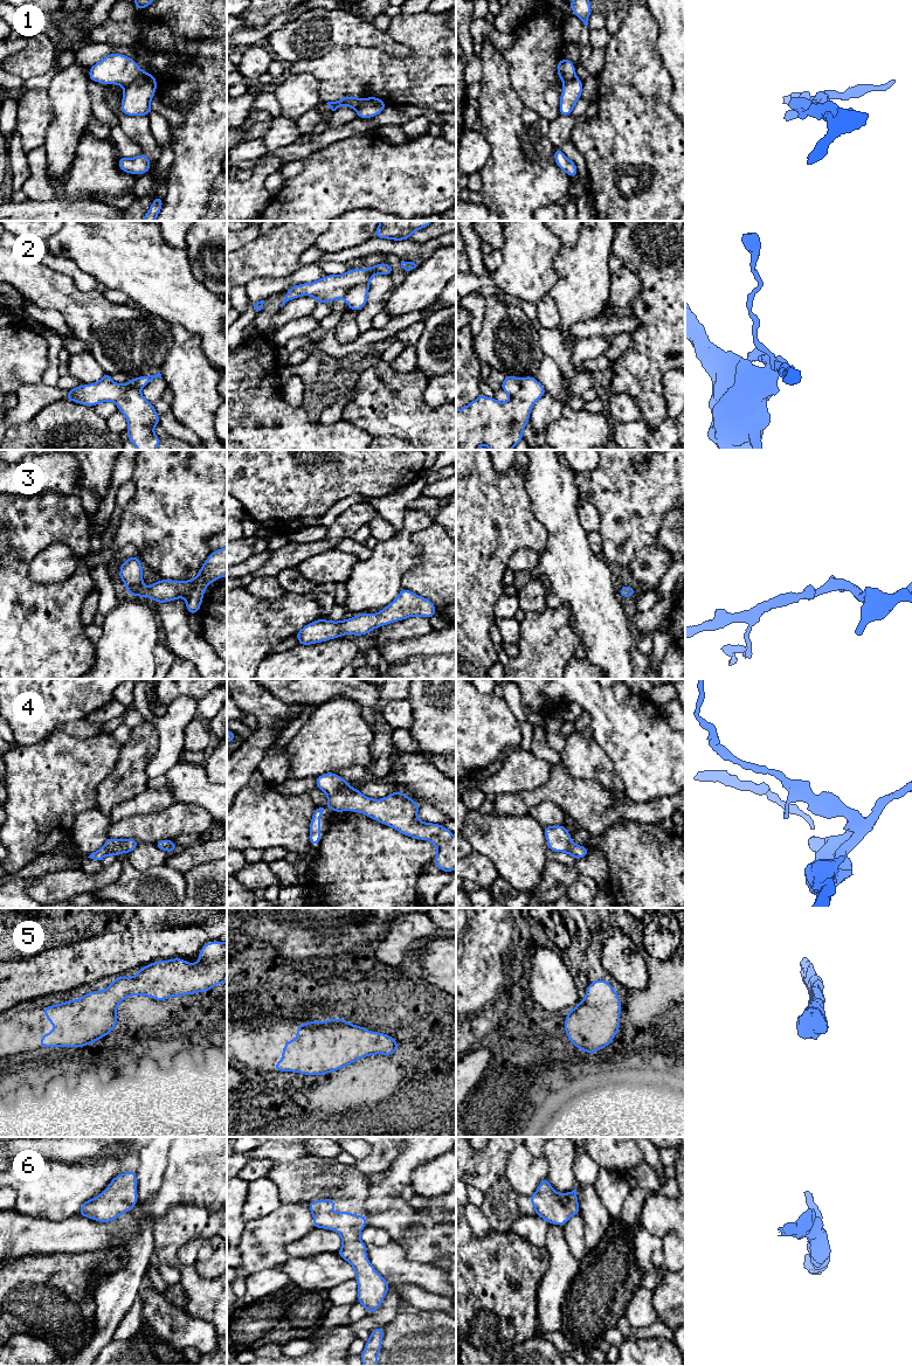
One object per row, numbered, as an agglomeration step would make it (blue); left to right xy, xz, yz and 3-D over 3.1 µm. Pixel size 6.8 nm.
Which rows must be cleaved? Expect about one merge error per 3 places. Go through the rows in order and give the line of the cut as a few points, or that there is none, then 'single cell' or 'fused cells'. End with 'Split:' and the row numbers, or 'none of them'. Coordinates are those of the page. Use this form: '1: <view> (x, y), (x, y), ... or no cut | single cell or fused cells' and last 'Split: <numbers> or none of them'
1: xy (140, 70), (124, 88) | fused cells
2: xz (368, 283), (352, 285), (342, 297) | fused cells
3: no cut | single cell
4: no cut | single cell
5: no cut | single cell
6: no cut | single cell
Split: 1, 2

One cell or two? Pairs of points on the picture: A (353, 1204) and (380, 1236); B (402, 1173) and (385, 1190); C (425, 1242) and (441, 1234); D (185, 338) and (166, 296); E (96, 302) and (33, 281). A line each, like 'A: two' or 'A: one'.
A: two
B: one
C: one
D: two
E: one

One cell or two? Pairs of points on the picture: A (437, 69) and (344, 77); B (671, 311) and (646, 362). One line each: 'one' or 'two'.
A: one
B: one

